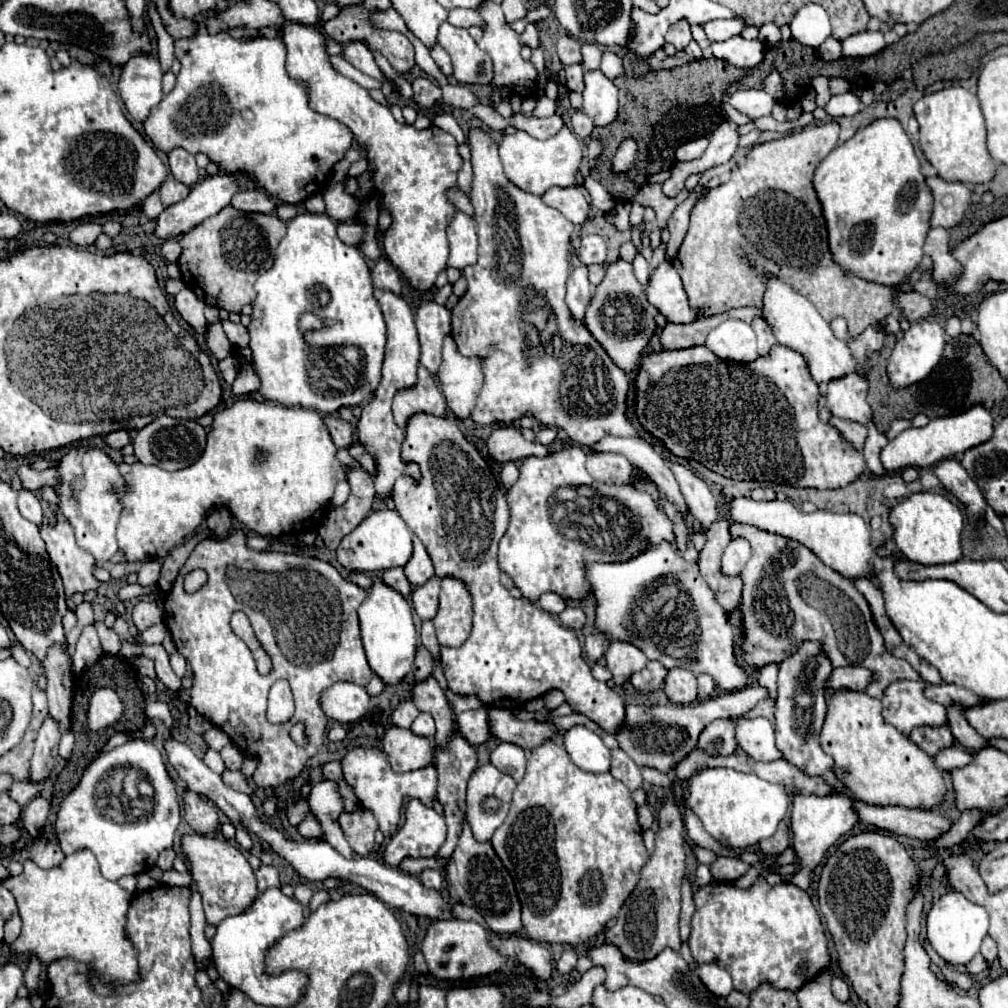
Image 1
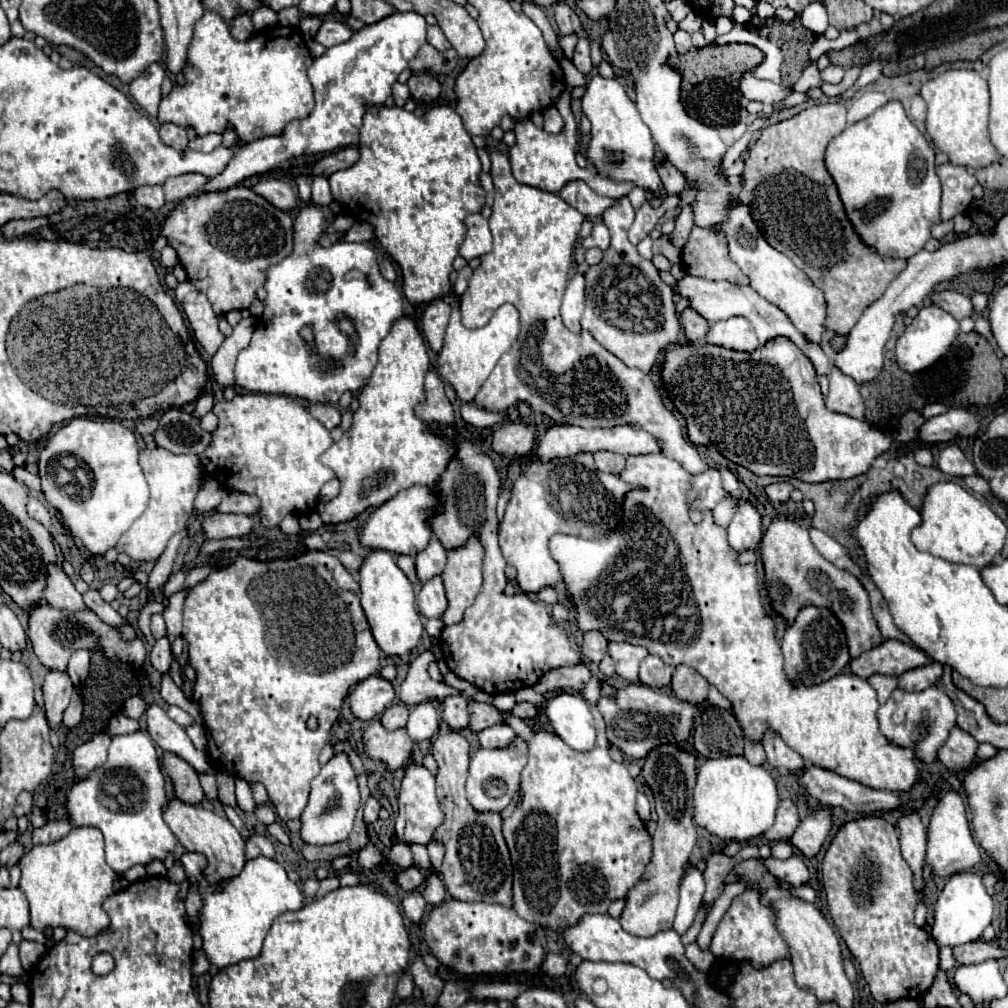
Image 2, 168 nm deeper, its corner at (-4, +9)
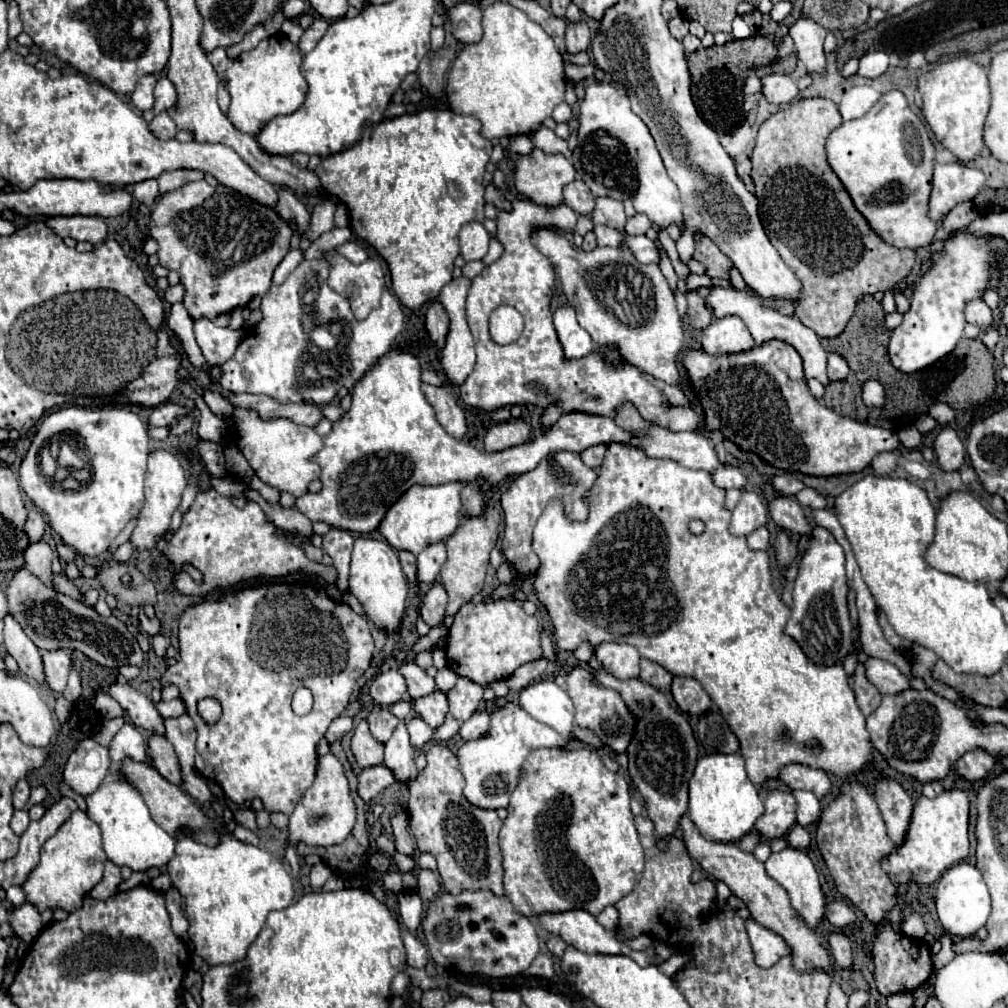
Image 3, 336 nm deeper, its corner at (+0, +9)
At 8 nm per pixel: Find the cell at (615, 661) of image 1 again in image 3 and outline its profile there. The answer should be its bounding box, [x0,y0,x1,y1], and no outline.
[595,643,639,679]

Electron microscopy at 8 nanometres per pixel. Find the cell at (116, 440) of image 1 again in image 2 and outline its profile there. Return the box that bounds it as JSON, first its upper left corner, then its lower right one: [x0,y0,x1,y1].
[135,417,157,435]

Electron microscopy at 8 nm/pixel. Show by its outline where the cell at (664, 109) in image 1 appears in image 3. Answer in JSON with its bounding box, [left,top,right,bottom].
[687,37,777,133]

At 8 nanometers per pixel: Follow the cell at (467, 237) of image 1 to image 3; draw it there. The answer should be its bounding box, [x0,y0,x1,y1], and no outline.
[459,221,489,261]

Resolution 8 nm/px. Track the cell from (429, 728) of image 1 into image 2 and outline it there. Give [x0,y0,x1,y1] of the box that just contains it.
[407,701,437,741]

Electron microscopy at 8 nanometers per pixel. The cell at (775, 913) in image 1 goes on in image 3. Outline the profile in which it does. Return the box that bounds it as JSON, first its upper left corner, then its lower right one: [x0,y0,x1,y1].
[745,919,791,967]

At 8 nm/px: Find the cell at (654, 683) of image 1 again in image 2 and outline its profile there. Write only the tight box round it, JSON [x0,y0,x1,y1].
[639,655,673,687]

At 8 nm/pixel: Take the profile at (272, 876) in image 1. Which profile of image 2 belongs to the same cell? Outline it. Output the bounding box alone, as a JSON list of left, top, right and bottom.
[245,835,275,859]

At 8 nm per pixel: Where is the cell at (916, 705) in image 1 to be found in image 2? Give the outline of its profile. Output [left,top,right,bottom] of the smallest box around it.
[879,687,955,763]

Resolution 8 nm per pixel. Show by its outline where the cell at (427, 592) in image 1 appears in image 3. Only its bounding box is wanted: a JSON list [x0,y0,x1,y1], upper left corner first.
[421,585,447,627]

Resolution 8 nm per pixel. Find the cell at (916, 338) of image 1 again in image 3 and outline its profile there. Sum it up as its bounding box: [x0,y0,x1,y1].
[887,229,1003,373]

